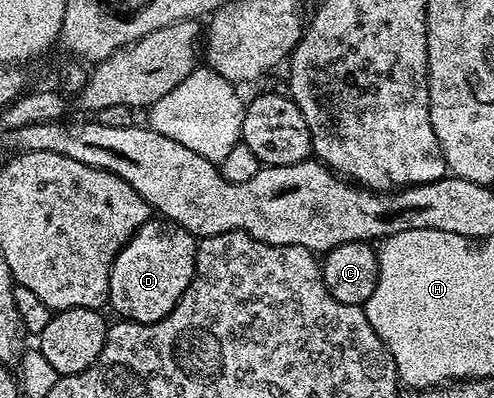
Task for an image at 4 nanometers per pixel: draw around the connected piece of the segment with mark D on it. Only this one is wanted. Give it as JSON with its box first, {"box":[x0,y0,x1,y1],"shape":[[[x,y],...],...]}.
{"box":[108,220,197,322],"shape":[[[150,220],[136,230],[118,256],[112,262],[110,284],[108,285],[108,302],[117,310],[121,319],[129,322],[157,322],[162,320],[178,304],[178,300],[192,283],[196,271],[197,239],[181,226],[175,226],[167,220]]]}

